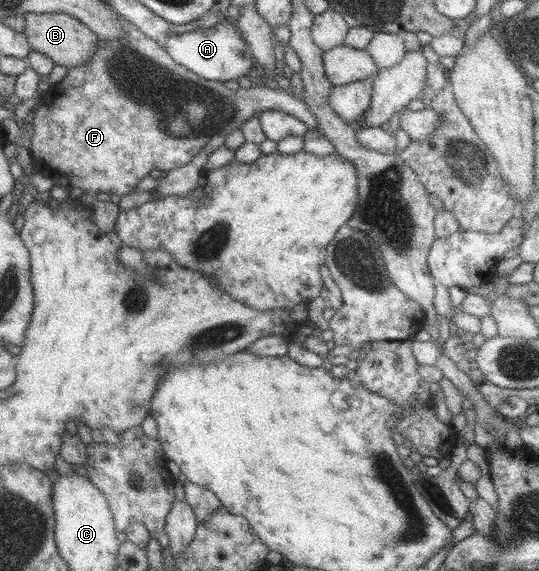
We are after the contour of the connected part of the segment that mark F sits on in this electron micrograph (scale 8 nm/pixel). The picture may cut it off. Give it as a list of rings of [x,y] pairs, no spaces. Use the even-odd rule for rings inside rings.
[[[121,18],[119,21],[123,23],[123,38],[109,42],[98,40],[91,59],[69,69],[67,76],[52,85],[28,117],[31,123],[31,147],[28,150],[31,150],[35,173],[51,178],[55,186],[122,197],[136,188],[145,176],[149,176],[151,170],[165,172],[191,162],[209,140],[241,129],[242,124],[258,111],[287,113],[303,121],[309,133],[319,134],[315,116],[307,104],[291,92],[261,85],[234,91],[223,83],[199,78],[173,62],[157,41],[147,38],[133,24]]]

